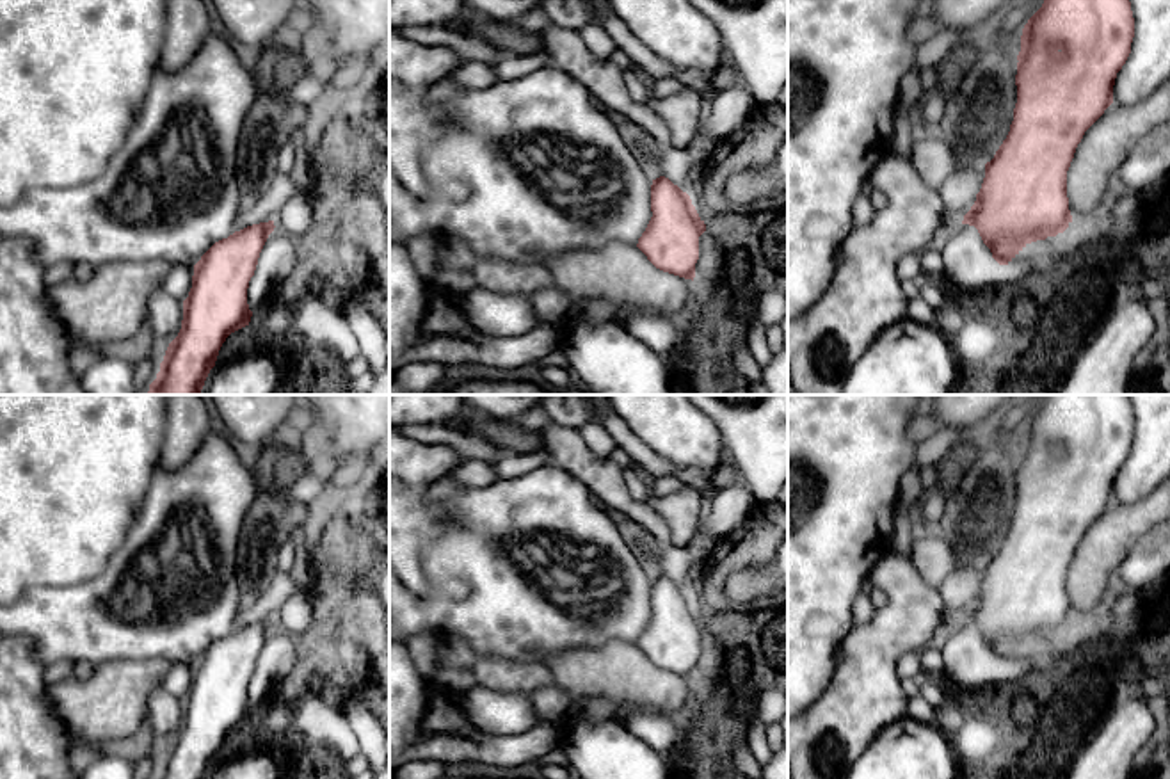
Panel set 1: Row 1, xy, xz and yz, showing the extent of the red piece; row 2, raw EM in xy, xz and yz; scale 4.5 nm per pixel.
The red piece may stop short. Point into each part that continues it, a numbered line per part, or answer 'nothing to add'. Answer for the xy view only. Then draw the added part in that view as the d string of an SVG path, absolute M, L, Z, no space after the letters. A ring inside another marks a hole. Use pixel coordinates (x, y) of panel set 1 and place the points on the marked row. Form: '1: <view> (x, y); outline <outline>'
nothing to add

